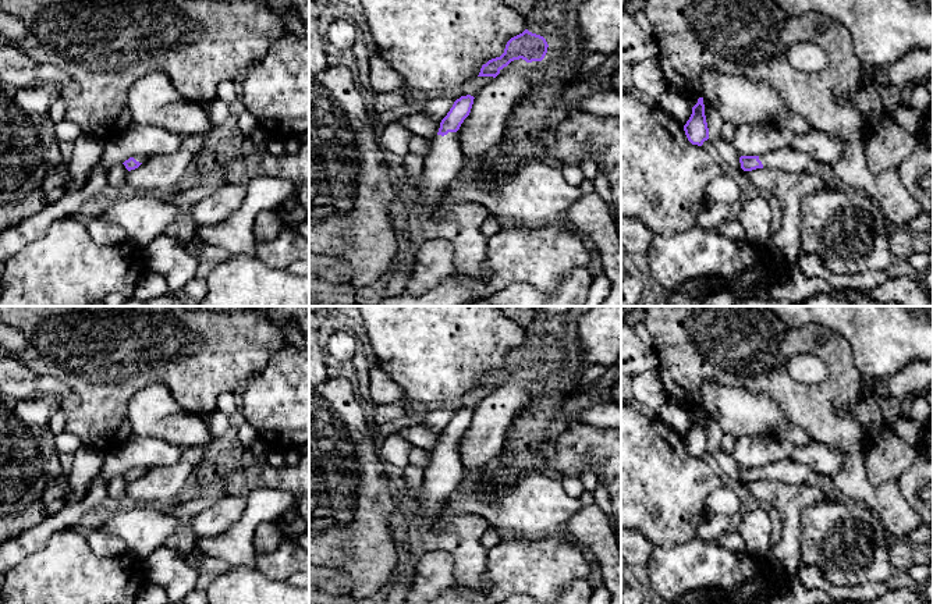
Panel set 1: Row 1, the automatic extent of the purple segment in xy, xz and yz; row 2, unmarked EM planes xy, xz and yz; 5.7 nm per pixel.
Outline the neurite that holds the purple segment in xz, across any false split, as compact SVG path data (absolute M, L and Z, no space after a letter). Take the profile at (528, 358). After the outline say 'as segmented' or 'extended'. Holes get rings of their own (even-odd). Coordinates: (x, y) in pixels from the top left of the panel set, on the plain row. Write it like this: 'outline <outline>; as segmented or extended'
outline M525 341L507 353L504 365L500 369L483 376L478 388L496 390L504 379L519 370L526 374L542 373L547 365L547 359L549 356L543 348Z; as segmented

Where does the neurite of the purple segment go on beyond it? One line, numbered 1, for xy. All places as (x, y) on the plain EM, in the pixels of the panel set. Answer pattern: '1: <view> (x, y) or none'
1: xy (138, 469)

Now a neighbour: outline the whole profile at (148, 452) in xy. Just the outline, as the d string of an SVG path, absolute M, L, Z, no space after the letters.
M131 436L121 447L104 455L96 477L109 483L136 466L171 466L181 459L182 452L182 448L155 437Z

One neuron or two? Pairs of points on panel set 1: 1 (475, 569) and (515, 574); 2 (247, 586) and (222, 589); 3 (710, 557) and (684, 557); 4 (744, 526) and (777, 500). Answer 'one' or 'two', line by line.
1: two
2: one
3: one
4: two

